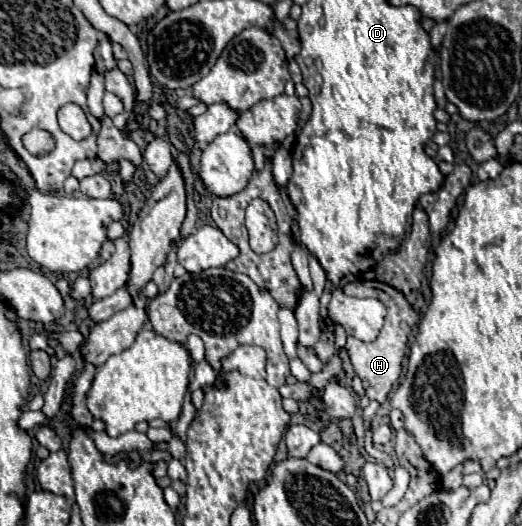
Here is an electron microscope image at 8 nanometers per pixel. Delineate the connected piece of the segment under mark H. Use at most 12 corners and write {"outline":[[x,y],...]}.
{"outline":[[358,278],[348,296],[386,306],[374,342],[346,340],[364,394],[380,404],[402,374],[412,306],[396,288]]}

